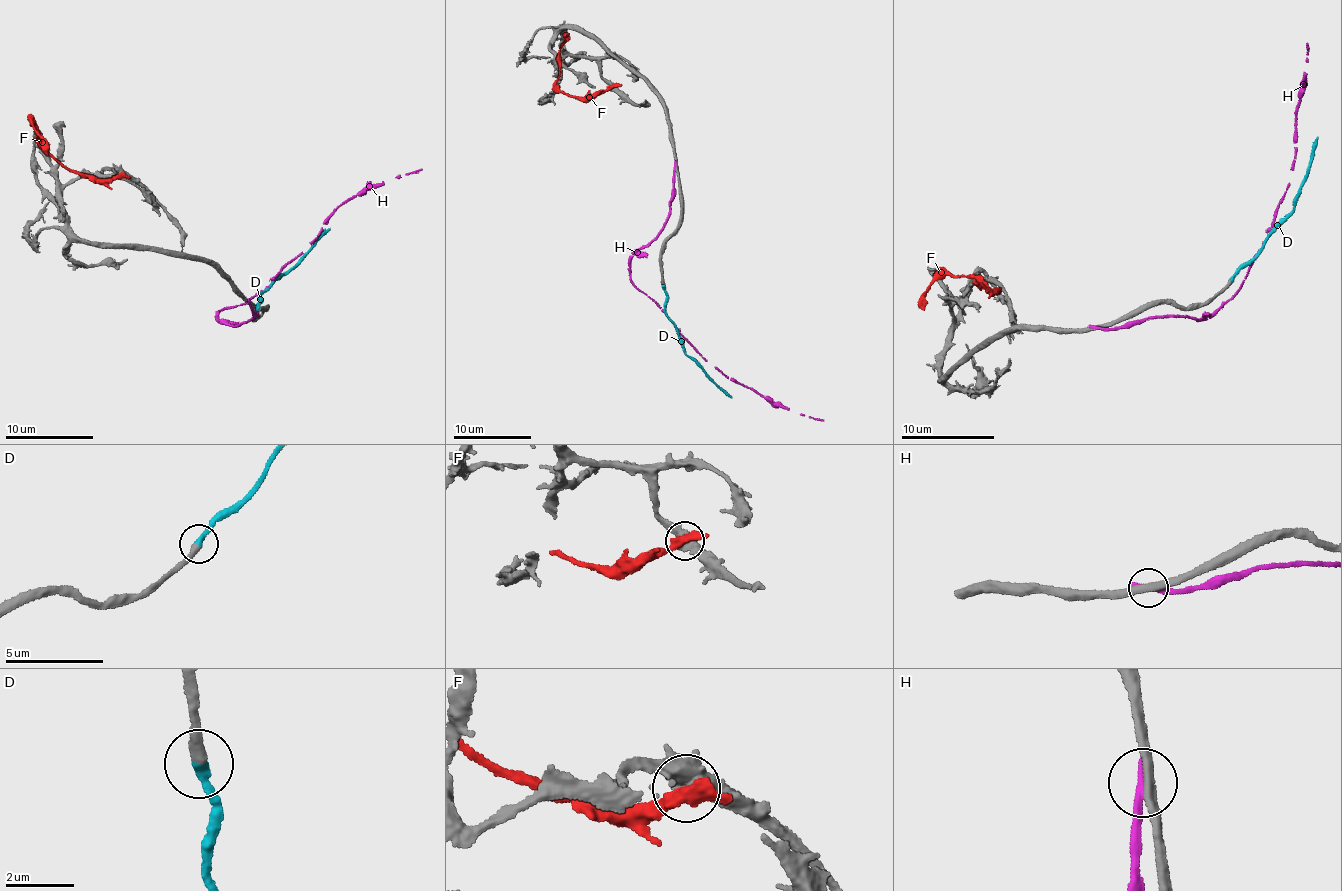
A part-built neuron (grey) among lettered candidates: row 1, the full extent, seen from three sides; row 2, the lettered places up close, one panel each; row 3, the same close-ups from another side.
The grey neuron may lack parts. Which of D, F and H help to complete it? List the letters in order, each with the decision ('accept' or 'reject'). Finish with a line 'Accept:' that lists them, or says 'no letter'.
D: accept
F: reject
H: reject
Accept: D

